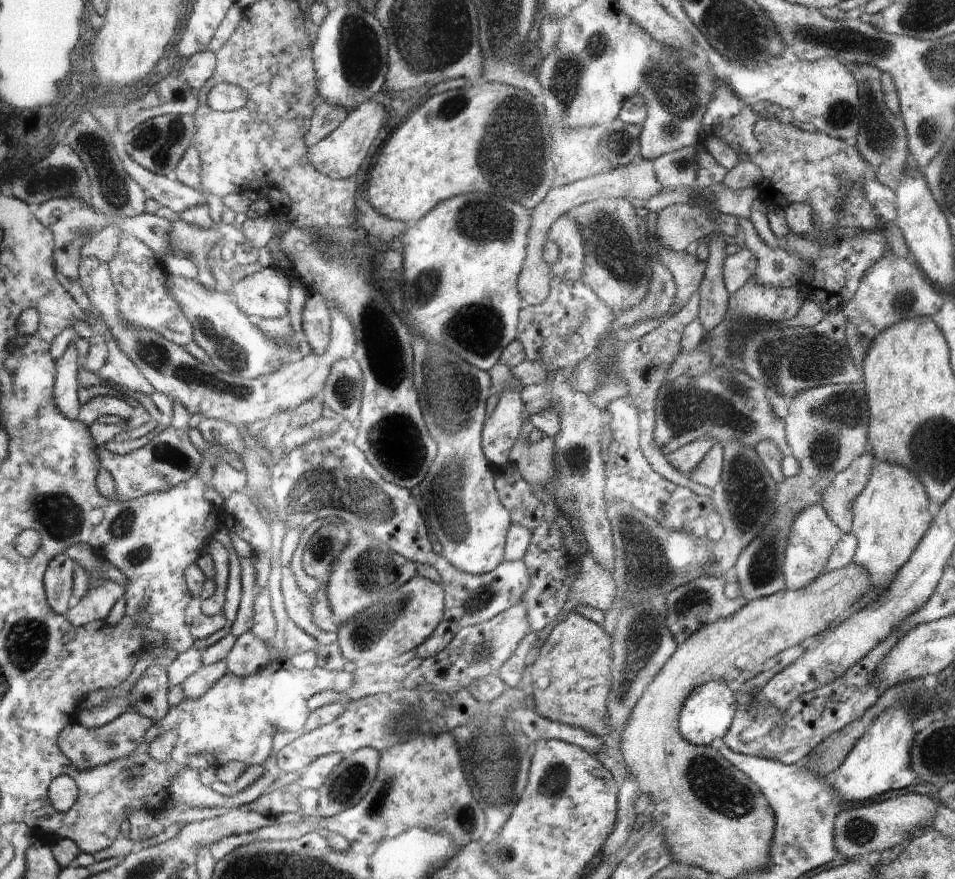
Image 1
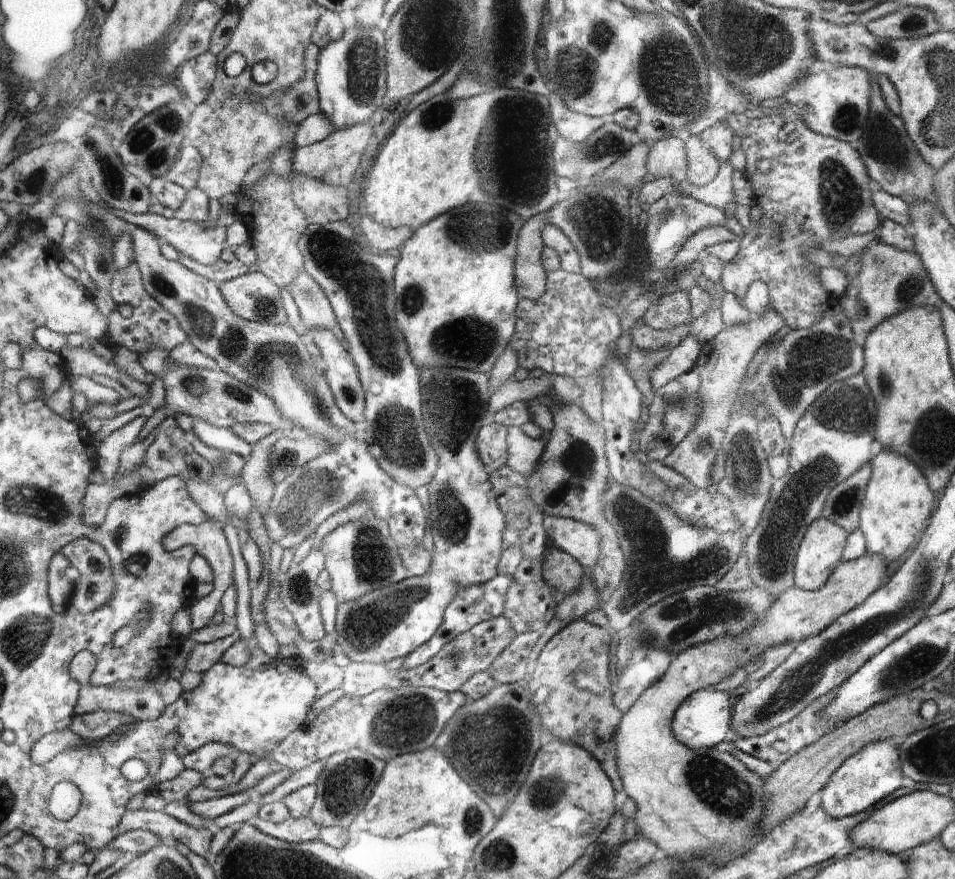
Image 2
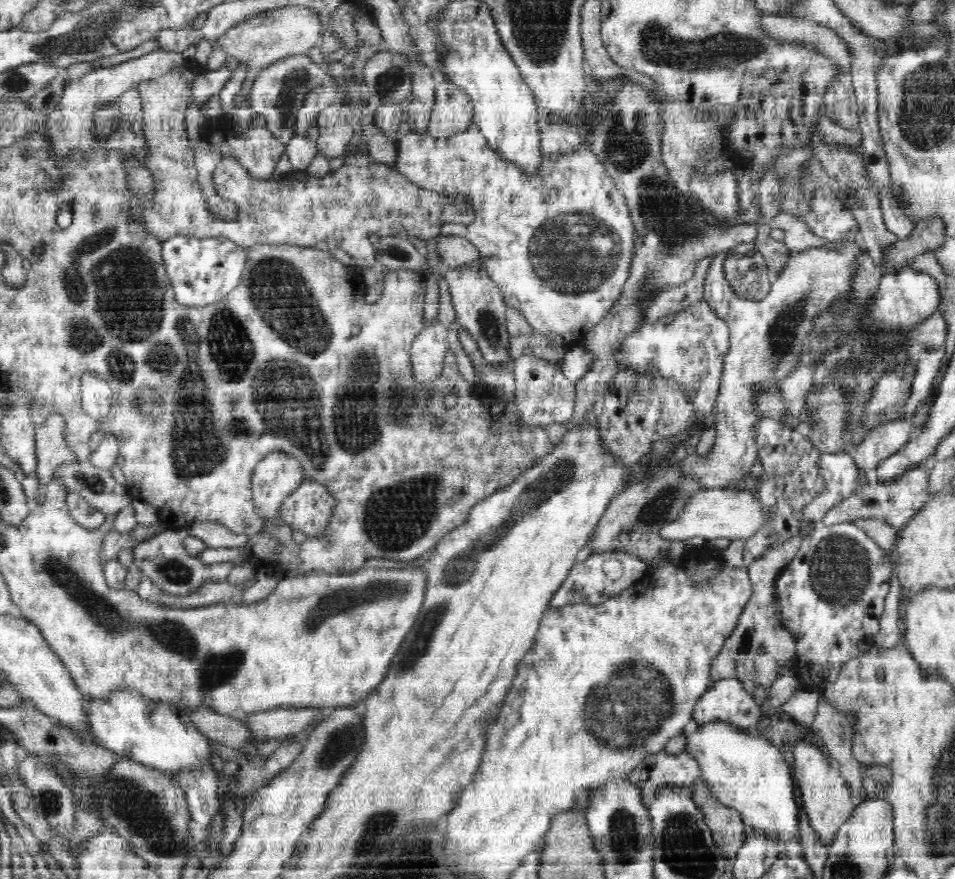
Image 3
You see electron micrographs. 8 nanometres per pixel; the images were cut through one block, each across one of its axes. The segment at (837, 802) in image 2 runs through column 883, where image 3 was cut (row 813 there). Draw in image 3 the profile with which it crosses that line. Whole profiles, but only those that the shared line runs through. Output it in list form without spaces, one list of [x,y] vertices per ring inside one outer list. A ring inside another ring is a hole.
[[[710,723],[708,726],[703,726],[700,724],[697,730],[692,734],[681,733],[686,735],[686,746],[684,746],[684,751],[690,753],[694,756],[694,761],[698,761],[698,767],[700,767],[700,779],[706,781],[710,785],[713,791],[713,795],[717,797],[722,804],[726,806],[738,809],[738,812],[742,815],[745,824],[748,824],[754,828],[755,831],[761,831],[766,834],[770,840],[778,840],[782,845],[788,840],[798,840],[798,822],[800,816],[798,815],[798,802],[796,802],[796,796],[794,796],[794,780],[792,779],[792,771],[790,771],[790,765],[784,760],[783,754],[780,750],[770,743],[770,740],[762,740],[762,738],[754,738],[754,736],[748,736],[748,734],[742,734],[740,730],[734,728],[728,723]]]

